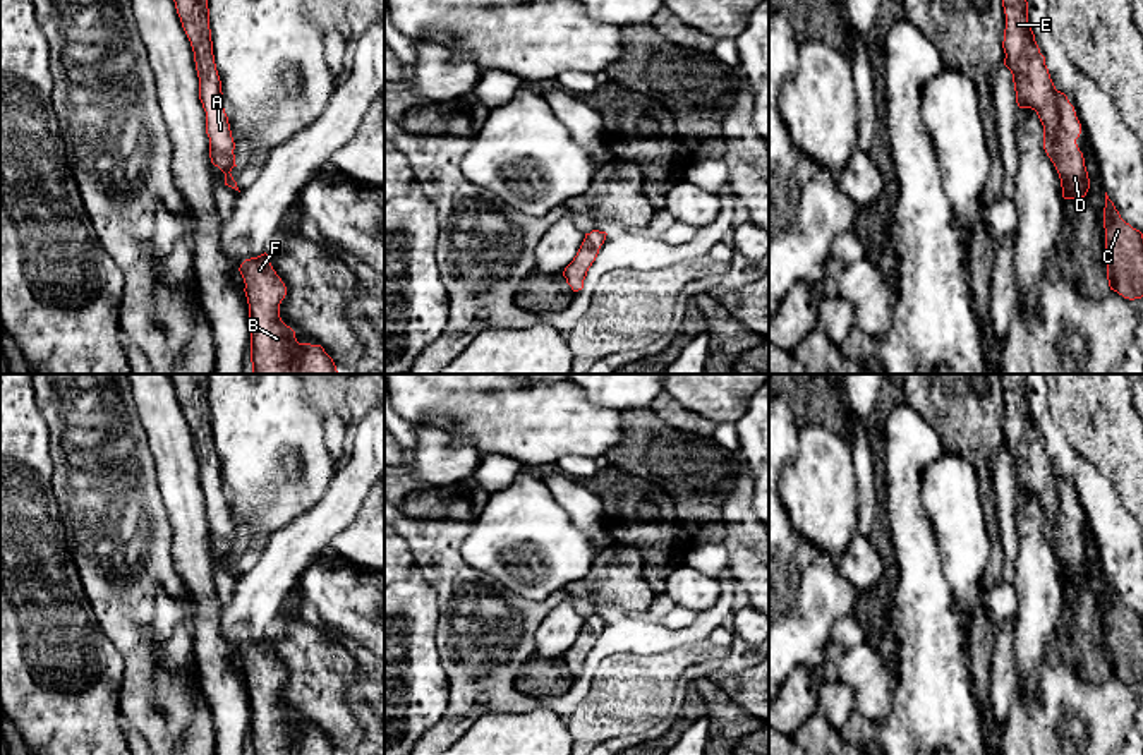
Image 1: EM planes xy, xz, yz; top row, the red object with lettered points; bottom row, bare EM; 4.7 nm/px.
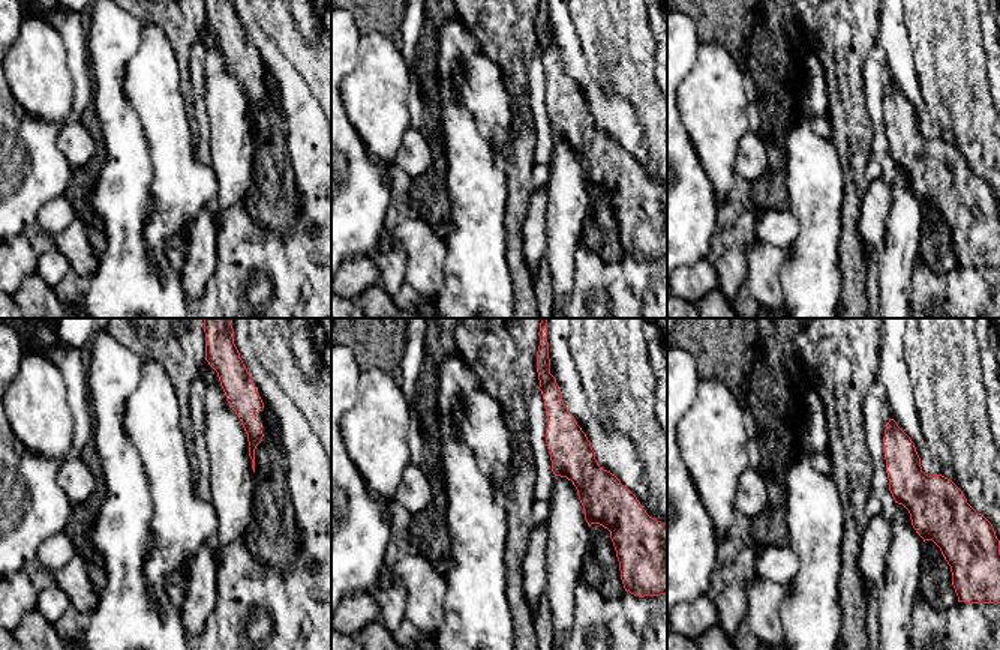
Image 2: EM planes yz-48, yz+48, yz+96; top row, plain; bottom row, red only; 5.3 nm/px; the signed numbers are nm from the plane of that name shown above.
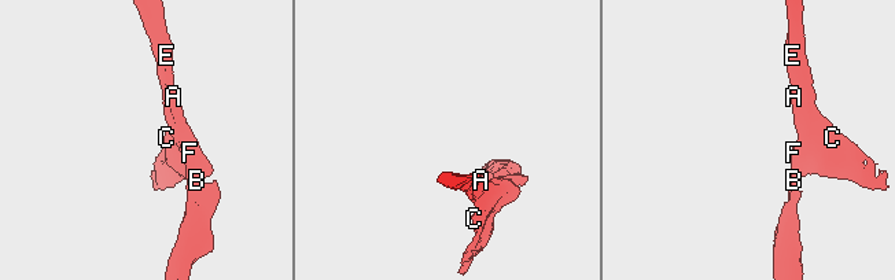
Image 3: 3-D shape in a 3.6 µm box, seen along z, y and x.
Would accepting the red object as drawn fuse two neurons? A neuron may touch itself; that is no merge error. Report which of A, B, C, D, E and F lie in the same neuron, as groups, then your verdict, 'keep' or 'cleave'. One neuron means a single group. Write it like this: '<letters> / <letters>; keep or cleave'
A B C D E F; keep

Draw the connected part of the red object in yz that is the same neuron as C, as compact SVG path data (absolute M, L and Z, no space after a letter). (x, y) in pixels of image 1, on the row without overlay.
M1105 577L1105 649L1110 674L1124 683L1143 681L1143 618L1126 607Z

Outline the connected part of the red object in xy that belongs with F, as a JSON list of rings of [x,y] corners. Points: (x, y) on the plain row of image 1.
[[[268,638],[245,643],[239,652],[249,688],[252,755],[336,755],[321,729],[299,728],[280,702],[287,671]]]

